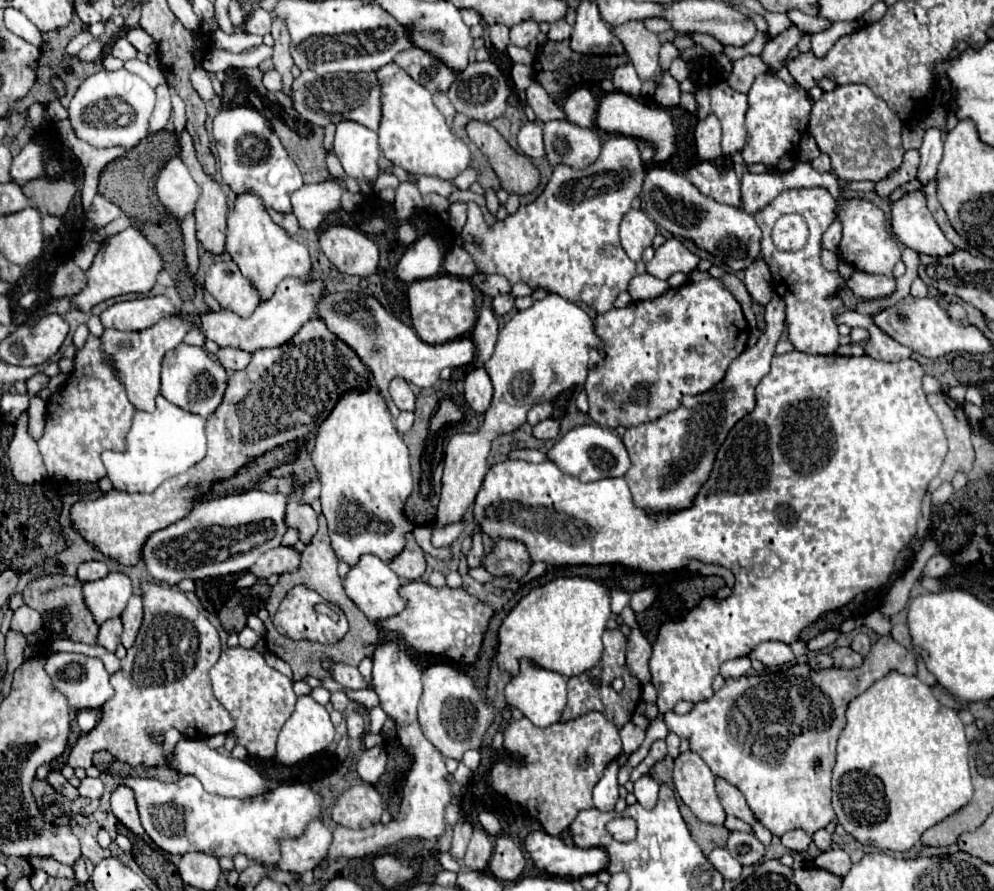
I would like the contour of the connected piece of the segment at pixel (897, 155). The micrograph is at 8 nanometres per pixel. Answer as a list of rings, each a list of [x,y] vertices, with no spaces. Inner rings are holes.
[[[864,84],[836,86],[832,92],[812,104],[810,108],[810,134],[814,136],[820,152],[832,160],[832,174],[846,182],[880,182],[896,172],[904,160],[900,118]]]

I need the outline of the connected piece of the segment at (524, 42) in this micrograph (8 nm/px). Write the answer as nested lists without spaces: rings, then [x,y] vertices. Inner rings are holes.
[[[526,20],[522,24],[516,24],[510,28],[510,44],[514,46],[528,46],[538,36],[538,24],[532,20]]]

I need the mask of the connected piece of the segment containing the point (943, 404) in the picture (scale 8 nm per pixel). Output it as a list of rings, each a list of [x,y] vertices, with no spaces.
[[[930,394],[928,404],[938,414],[946,438],[948,438],[948,454],[944,458],[942,470],[936,478],[942,478],[942,482],[954,478],[958,470],[968,472],[974,462],[974,450],[970,442],[970,424],[960,404],[956,404],[948,394]]]

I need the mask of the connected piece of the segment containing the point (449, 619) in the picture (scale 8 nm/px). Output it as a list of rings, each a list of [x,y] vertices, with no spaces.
[[[422,580],[406,582],[400,588],[400,594],[408,600],[404,612],[400,612],[390,620],[384,620],[380,624],[382,628],[402,632],[406,644],[418,652],[440,654],[462,664],[472,664],[476,660],[484,632],[494,614],[494,610],[488,604],[468,594],[464,588],[456,588],[456,590],[448,586],[434,588]]]

